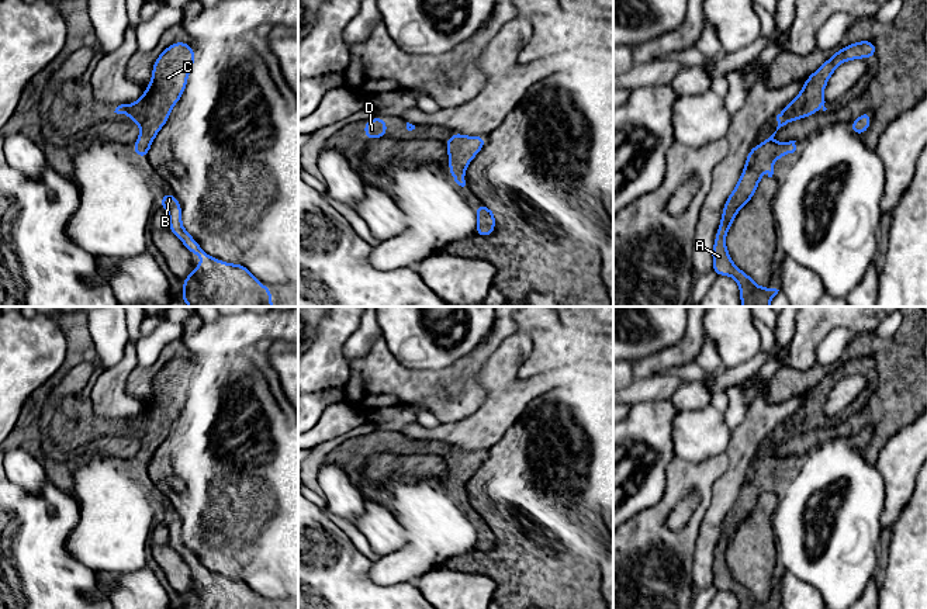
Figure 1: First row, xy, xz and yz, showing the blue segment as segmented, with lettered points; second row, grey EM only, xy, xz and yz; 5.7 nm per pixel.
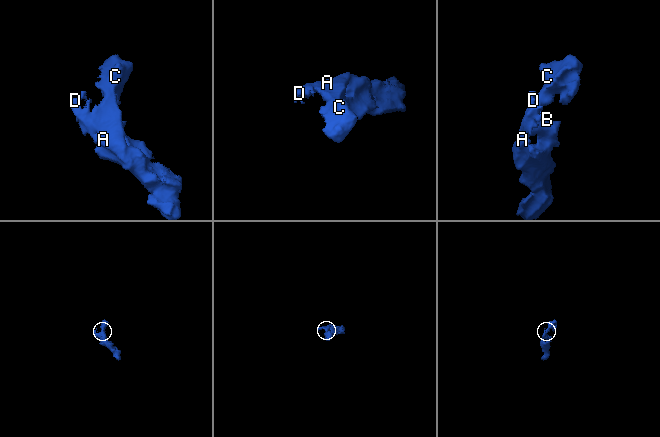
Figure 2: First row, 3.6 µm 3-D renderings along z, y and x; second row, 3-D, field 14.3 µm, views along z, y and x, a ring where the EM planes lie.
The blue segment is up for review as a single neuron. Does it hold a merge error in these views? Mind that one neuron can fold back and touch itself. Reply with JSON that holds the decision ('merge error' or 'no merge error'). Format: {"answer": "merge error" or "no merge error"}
{"answer": "no merge error"}

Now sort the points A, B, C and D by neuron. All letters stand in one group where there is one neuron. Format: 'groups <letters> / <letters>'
groups A B C D

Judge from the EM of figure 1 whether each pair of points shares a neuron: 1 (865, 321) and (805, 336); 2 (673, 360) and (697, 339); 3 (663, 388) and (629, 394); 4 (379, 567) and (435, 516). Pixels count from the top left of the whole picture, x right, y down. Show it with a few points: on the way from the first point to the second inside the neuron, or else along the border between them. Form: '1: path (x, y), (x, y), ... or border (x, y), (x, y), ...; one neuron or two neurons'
1: path (850, 321), (820, 321); one neuron
2: path (678, 355), (691, 345); one neuron
3: path (654, 388), (637, 391); one neuron
4: path (395, 567), (429, 533); one neuron

